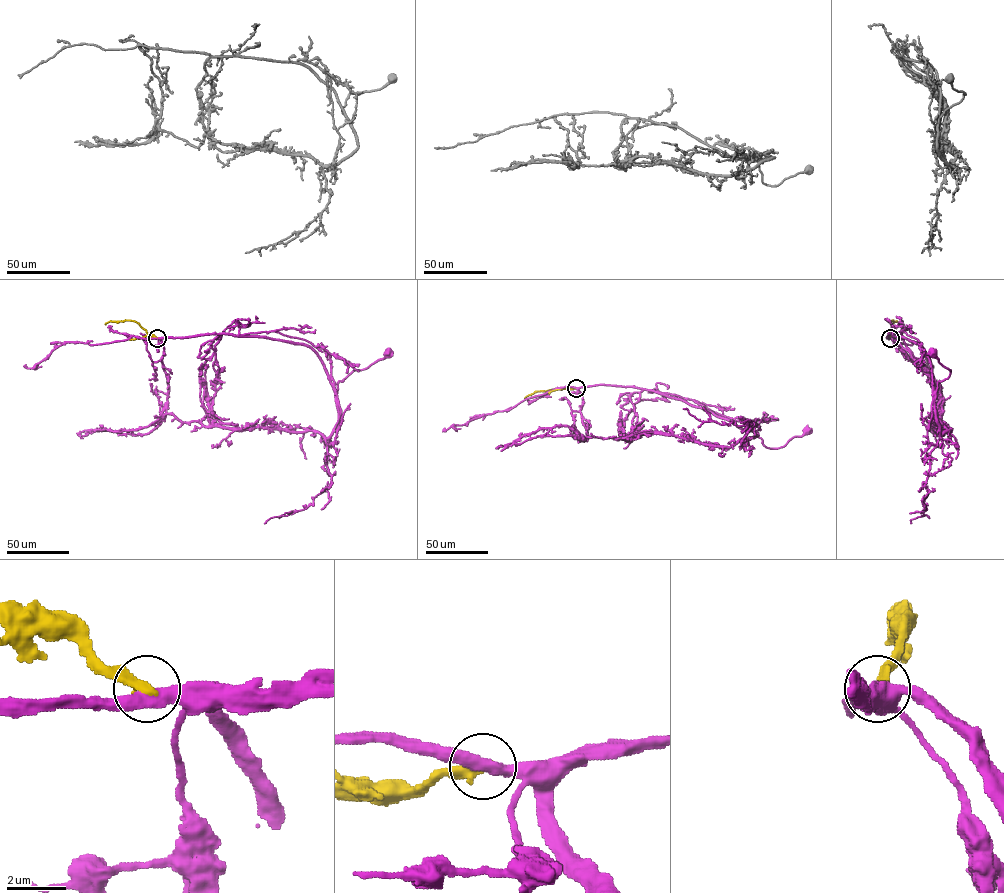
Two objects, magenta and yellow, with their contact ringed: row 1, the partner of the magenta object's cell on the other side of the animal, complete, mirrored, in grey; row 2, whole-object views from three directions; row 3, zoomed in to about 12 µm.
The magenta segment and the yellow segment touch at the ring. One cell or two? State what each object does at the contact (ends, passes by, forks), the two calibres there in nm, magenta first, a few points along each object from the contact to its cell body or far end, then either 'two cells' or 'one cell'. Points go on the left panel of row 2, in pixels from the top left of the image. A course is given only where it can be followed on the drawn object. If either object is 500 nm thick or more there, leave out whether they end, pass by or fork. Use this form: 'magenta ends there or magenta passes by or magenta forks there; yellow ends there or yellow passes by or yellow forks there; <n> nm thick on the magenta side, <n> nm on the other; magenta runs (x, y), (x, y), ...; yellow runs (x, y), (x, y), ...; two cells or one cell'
magenta passes by; yellow ends there; 440 nm thick on the magenta side, 360 nm on the other; magenta runs (157, 337), (225, 334), (264, 336), (307, 345), (320, 360), (336, 397), (339, 381), (389, 354); yellow runs (157, 337), (133, 321), (109, 321), (105, 324); two cells

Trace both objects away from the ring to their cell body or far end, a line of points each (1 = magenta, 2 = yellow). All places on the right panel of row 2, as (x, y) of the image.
1: (890, 337), (889, 334), (902, 336), (925, 351), (935, 397), (937, 382), (947, 379), (950, 370), (933, 354)
2: (890, 337), (891, 321), (902, 324)

